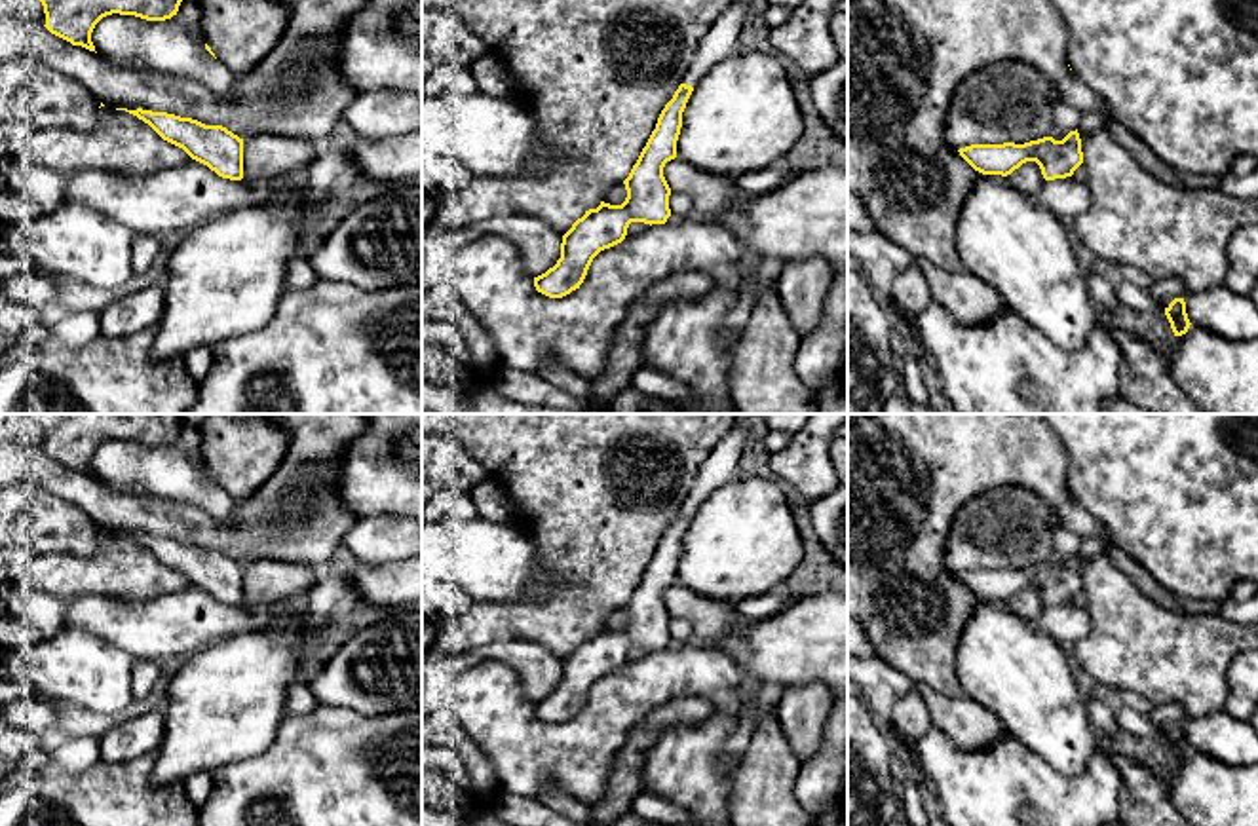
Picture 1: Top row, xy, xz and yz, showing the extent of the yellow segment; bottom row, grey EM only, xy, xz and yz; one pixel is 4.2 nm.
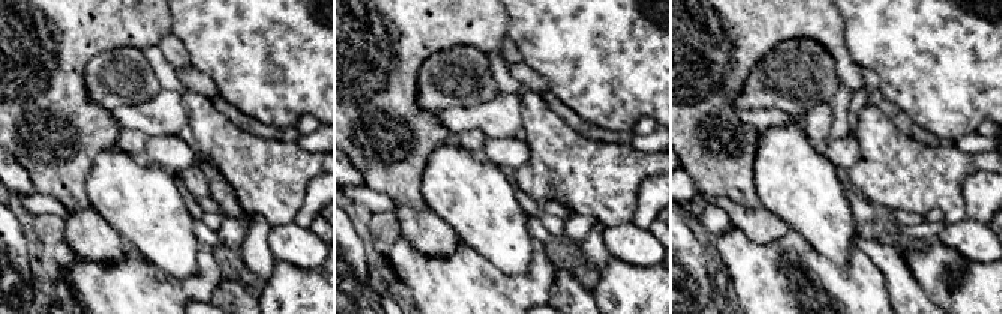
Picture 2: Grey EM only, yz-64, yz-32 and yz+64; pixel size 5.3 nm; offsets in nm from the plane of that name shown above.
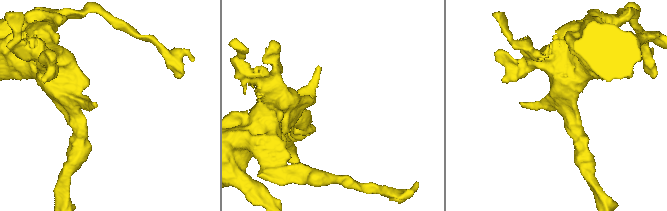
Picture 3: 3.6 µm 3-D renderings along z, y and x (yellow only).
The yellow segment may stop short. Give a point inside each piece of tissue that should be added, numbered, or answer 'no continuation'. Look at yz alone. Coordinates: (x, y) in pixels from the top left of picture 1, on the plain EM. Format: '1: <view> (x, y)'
no continuation

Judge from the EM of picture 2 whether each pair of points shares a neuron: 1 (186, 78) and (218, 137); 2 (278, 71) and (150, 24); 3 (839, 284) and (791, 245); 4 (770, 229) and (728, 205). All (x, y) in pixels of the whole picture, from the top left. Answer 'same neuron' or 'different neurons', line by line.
1: different neurons
2: different neurons
3: same neuron
4: same neuron

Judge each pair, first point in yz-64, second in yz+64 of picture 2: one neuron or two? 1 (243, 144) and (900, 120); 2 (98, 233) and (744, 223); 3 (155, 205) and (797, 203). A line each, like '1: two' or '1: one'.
1: two
2: one
3: one

